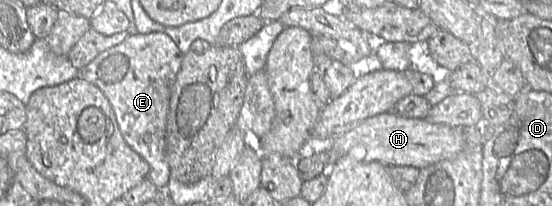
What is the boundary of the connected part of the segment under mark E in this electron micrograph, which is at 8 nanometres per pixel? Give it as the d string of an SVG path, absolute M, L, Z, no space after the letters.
M132 33L120 44L100 53L79 70L77 77L92 83L106 96L124 140L148 163L148 179L159 189L165 189L171 179L164 155L164 137L171 91L182 58L178 46L165 33Z

